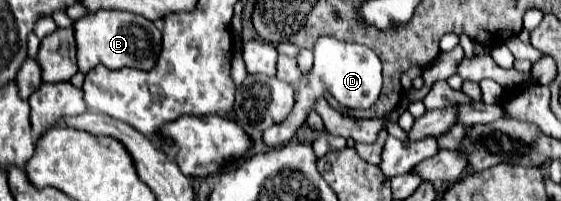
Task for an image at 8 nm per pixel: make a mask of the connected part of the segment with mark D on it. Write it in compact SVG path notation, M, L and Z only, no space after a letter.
M319 38L315 44L315 64L313 70L299 80L295 86L295 108L283 120L281 124L271 126L263 132L263 142L267 148L277 148L293 138L293 134L301 128L301 124L307 120L307 114L313 110L313 104L317 98L321 98L325 92L333 94L333 98L347 106L347 108L371 108L373 102L381 94L381 60L377 54L363 46L363 44L351 44L341 42L335 38Z

